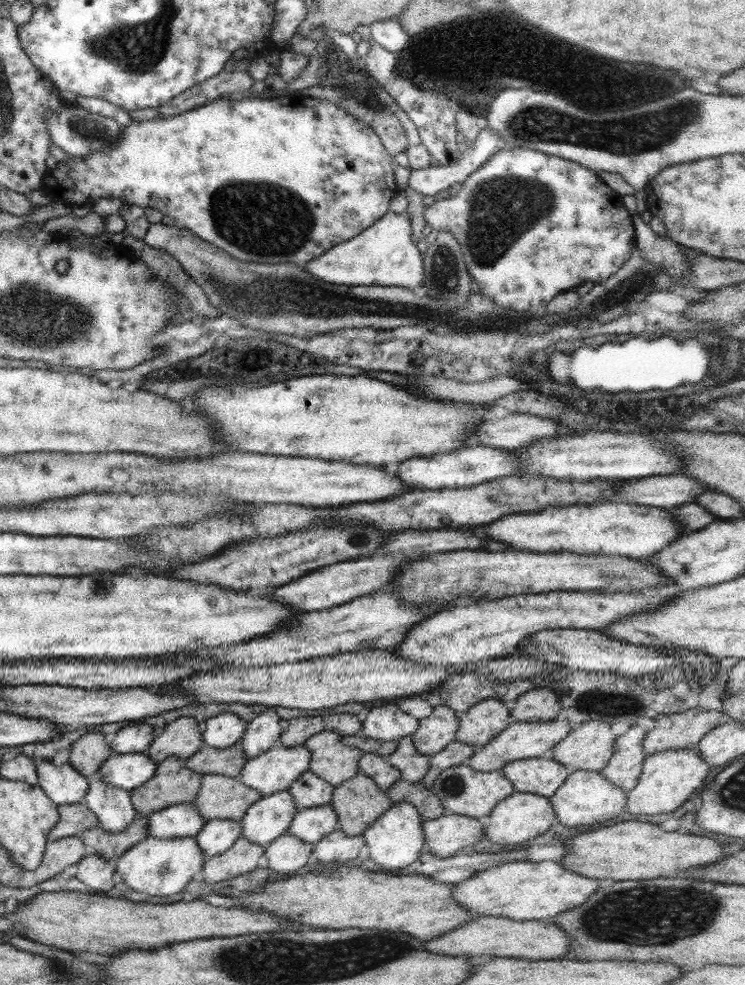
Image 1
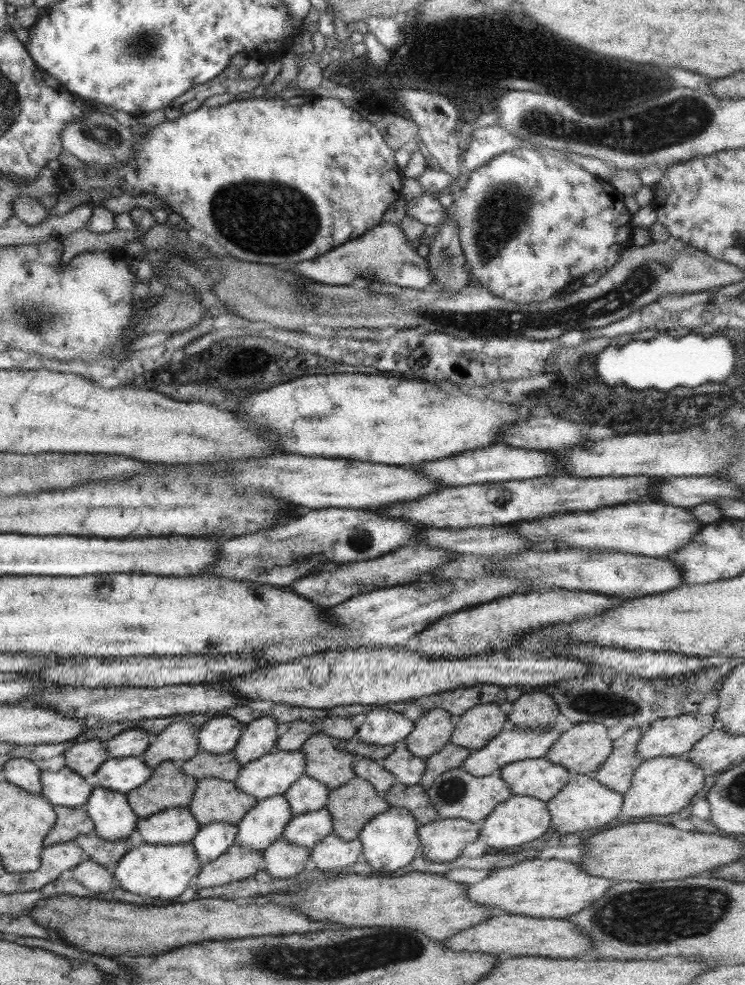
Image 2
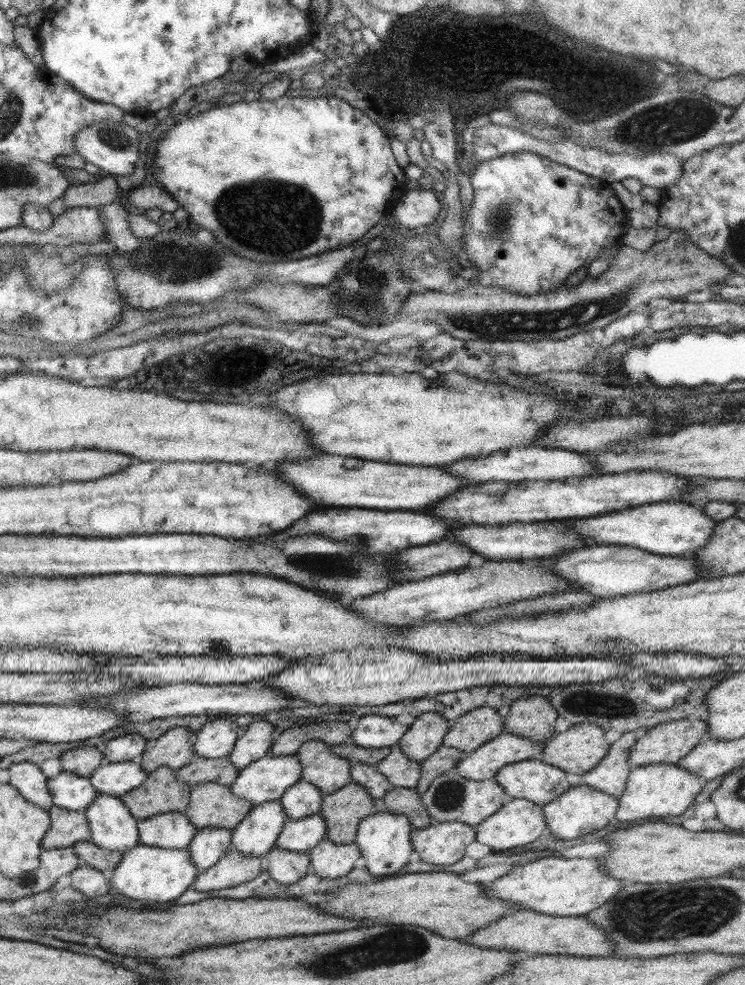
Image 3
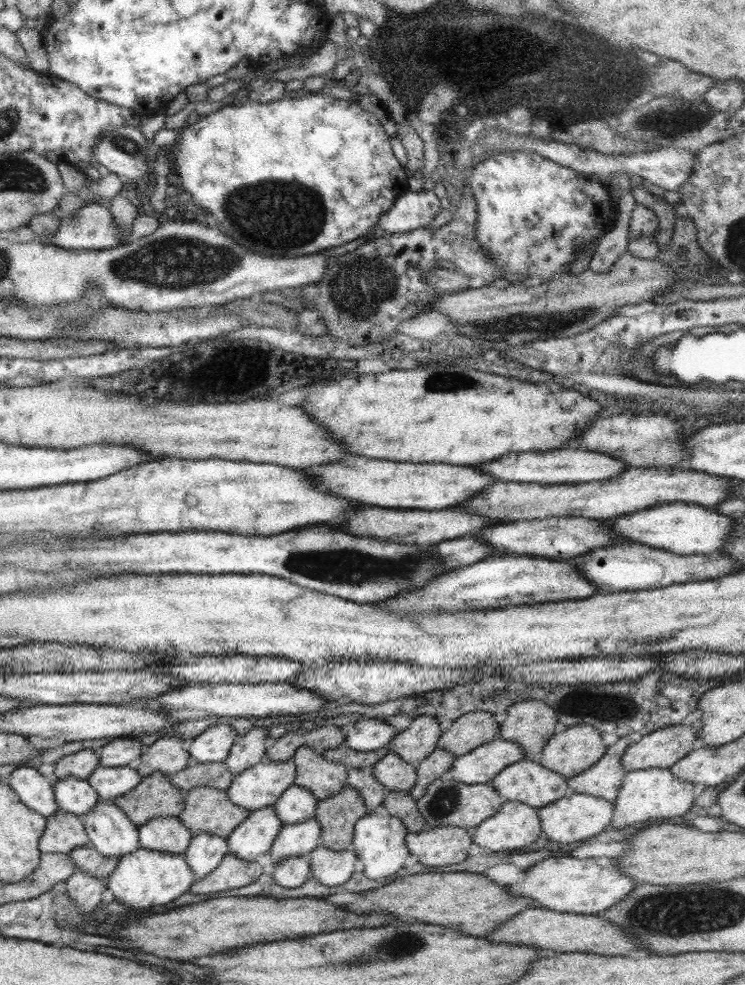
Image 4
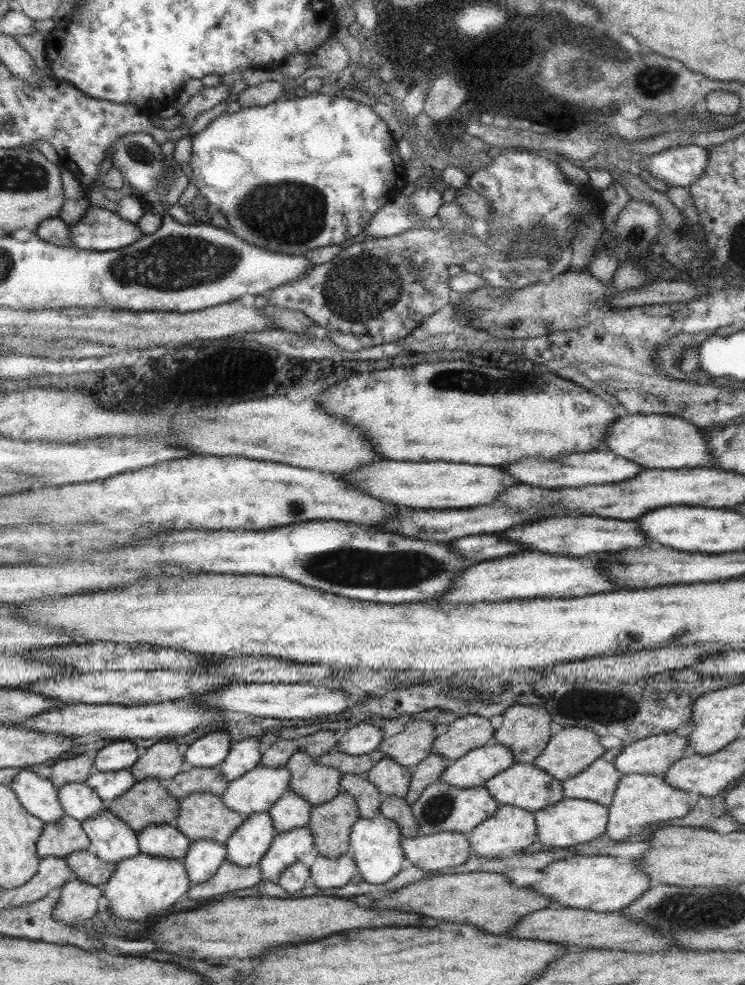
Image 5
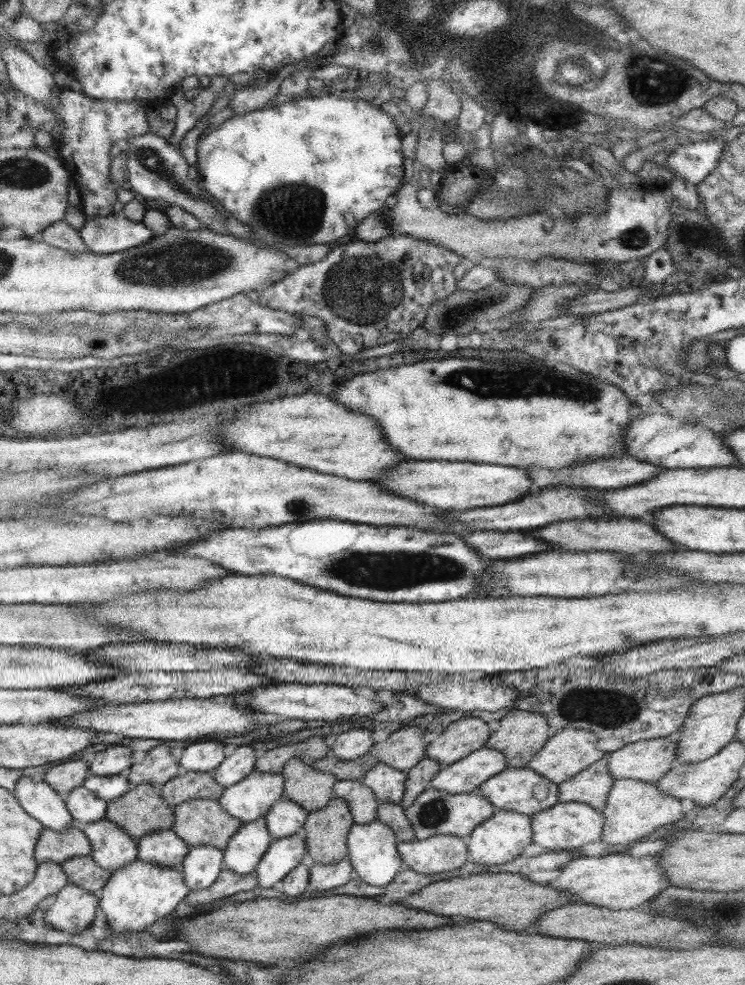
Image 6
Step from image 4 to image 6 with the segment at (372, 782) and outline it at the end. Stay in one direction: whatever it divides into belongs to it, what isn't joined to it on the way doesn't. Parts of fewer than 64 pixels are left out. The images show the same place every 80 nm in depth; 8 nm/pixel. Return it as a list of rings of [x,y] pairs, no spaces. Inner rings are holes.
[[[337,780],[333,791],[334,797],[348,803],[356,824],[366,824],[377,818],[377,808],[380,802],[364,783],[354,780]]]

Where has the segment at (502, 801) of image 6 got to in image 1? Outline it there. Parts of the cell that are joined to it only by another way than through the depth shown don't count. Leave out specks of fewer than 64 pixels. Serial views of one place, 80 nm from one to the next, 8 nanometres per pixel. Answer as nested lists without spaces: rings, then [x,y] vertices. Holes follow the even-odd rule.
[[[545,756],[510,761],[501,769],[516,791],[539,794],[544,798],[554,796],[555,790],[567,780],[570,770]]]

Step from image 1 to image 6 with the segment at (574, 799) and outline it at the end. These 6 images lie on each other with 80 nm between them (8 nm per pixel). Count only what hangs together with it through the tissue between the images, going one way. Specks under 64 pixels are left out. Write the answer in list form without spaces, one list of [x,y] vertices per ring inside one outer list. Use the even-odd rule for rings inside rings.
[[[557,802],[547,810],[531,816],[531,827],[533,830],[533,842],[559,853],[570,851],[584,846],[589,842],[600,841],[603,833],[604,815],[593,809],[590,805],[581,802]]]

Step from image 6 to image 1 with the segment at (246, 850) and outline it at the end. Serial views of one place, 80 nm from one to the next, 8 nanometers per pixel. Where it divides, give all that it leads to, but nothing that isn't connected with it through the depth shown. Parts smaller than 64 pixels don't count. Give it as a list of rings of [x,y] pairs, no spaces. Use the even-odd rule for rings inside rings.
[[[288,790],[261,796],[253,805],[248,807],[246,814],[240,820],[243,828],[242,837],[266,848],[273,840],[288,832],[297,811],[296,803]]]

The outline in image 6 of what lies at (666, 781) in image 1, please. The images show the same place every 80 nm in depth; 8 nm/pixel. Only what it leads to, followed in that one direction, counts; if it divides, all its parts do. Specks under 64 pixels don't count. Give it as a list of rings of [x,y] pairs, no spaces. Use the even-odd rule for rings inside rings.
[[[634,779],[615,780],[606,801],[603,833],[601,840],[608,844],[631,845],[652,834],[656,829],[666,824],[682,820],[684,816],[683,803],[668,793],[661,793],[657,783],[647,783]]]

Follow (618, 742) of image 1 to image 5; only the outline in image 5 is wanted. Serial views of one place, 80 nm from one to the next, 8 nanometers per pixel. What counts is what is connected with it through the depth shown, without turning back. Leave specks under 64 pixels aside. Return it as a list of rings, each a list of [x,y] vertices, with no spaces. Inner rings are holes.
[[[612,747],[597,758],[593,764],[574,775],[574,778],[562,781],[566,798],[581,798],[597,802],[608,808],[622,774],[614,766],[615,758],[620,754],[622,747]]]

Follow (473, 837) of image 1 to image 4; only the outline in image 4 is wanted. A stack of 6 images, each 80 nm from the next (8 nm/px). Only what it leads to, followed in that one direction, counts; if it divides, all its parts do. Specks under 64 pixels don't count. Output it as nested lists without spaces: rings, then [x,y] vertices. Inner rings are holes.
[[[437,826],[417,833],[407,833],[405,841],[410,854],[424,866],[448,866],[458,864],[468,857],[468,848],[473,843],[471,832],[459,826]]]

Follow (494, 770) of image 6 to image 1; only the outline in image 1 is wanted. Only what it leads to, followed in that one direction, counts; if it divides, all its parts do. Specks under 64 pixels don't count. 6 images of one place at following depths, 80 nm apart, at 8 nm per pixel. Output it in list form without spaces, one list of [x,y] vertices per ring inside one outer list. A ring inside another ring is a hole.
[[[552,719],[544,722],[520,722],[512,720],[511,723],[488,744],[478,747],[475,753],[466,761],[472,770],[494,772],[501,770],[507,762],[523,758],[546,757],[553,758],[554,747],[571,731],[568,720]]]

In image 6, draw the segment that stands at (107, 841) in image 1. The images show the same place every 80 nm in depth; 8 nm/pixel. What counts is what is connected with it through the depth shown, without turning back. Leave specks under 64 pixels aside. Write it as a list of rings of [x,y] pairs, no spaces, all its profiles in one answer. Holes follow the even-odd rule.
[[[90,855],[69,858],[61,867],[68,875],[70,883],[77,884],[80,888],[95,894],[97,898],[111,875],[110,871],[96,864]]]

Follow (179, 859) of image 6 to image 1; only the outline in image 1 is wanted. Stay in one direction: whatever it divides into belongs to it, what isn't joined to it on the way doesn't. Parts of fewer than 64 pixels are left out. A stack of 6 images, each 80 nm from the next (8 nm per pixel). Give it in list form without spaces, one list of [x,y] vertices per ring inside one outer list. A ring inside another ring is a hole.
[[[174,803],[148,815],[147,836],[154,838],[195,837],[205,818],[192,803]]]

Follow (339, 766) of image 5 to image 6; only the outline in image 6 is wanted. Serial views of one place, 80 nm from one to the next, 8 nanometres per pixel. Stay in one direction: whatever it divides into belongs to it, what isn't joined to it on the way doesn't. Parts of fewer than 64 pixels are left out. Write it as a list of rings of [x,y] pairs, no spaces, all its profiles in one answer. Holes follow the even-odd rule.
[[[328,751],[324,758],[315,760],[311,766],[314,770],[332,774],[336,780],[362,781],[371,768],[379,762],[379,758],[366,753],[352,760],[339,759],[332,751]]]

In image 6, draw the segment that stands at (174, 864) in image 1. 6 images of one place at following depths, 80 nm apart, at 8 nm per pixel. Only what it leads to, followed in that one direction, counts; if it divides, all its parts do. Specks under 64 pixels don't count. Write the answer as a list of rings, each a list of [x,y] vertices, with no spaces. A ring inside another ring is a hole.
[[[136,859],[111,873],[107,883],[99,892],[98,900],[112,932],[135,937],[147,926],[168,916],[190,891],[184,882],[181,870]]]

